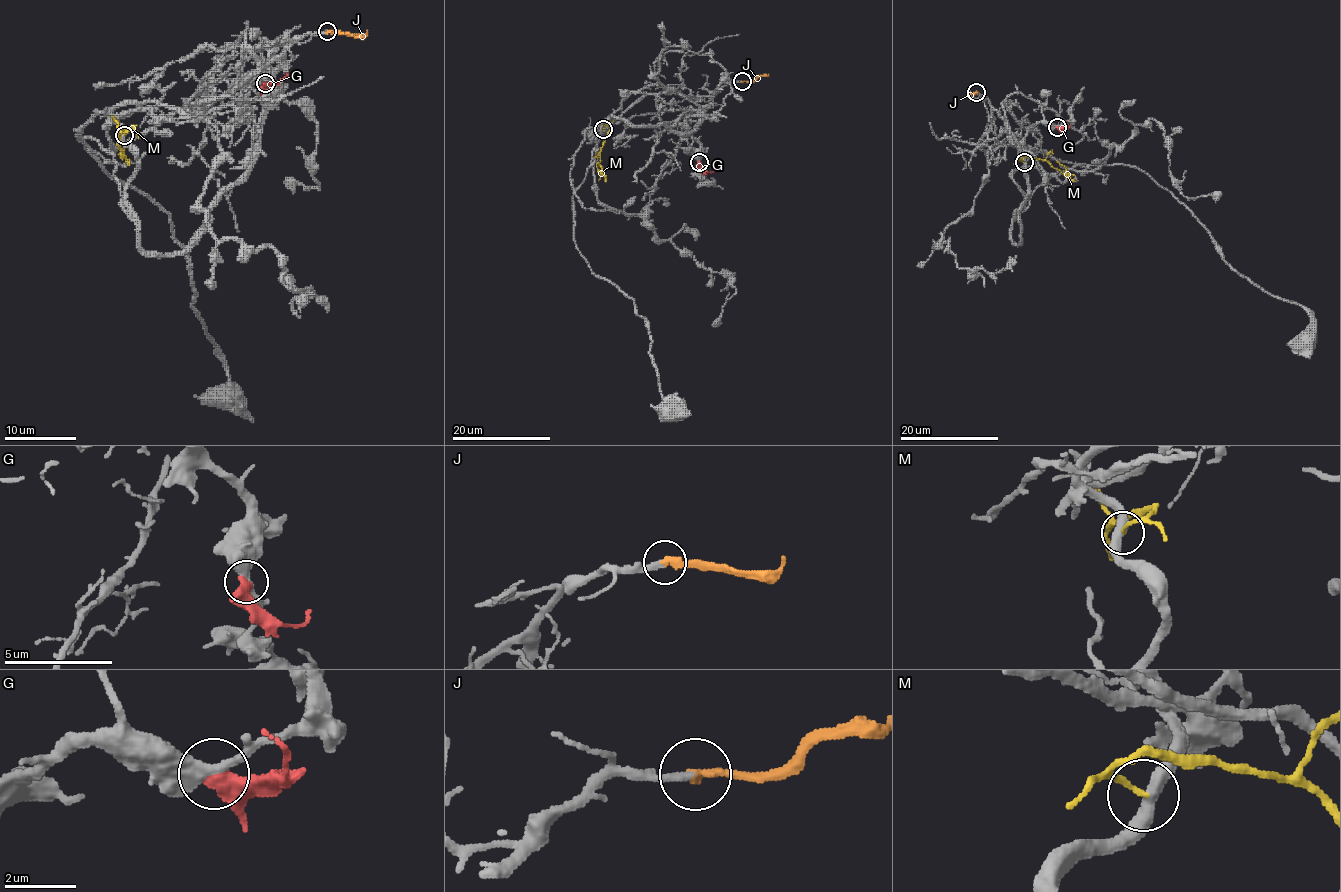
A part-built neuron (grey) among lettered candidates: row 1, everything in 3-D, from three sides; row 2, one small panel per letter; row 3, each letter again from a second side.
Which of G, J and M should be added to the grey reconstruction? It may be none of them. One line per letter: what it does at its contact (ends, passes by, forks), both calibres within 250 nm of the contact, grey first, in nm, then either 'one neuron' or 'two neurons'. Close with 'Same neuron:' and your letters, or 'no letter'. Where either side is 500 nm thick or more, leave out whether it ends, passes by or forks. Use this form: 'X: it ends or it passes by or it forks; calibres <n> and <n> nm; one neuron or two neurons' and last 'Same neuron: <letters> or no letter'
G: calibres 380 and 550 nm; two neurons
J: it ends; calibres 260 and 280 nm; one neuron
M: it ends; calibres 420 and 130 nm; two neurons
Same neuron: J

